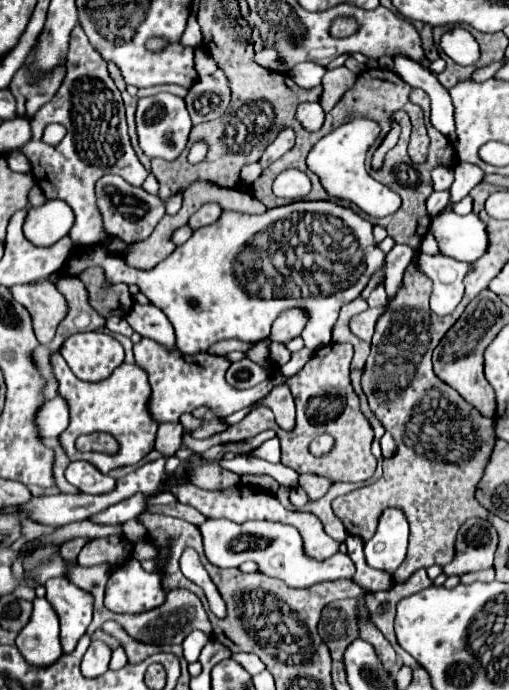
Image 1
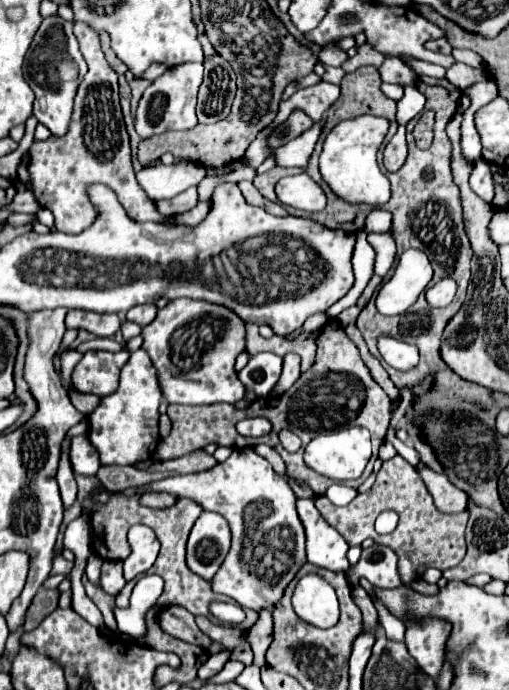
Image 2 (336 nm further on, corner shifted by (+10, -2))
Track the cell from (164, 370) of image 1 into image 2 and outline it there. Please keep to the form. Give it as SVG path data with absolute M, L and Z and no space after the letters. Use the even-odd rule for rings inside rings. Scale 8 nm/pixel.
M192 298L172 300L168 302L168 306L158 310L154 322L144 326L142 338L144 338L142 348L150 354L158 370L160 388L168 404L216 404L216 402L234 404L244 398L246 388L234 372L234 362L238 354L246 352L246 322L226 306L210 304L204 300L192 300Z

